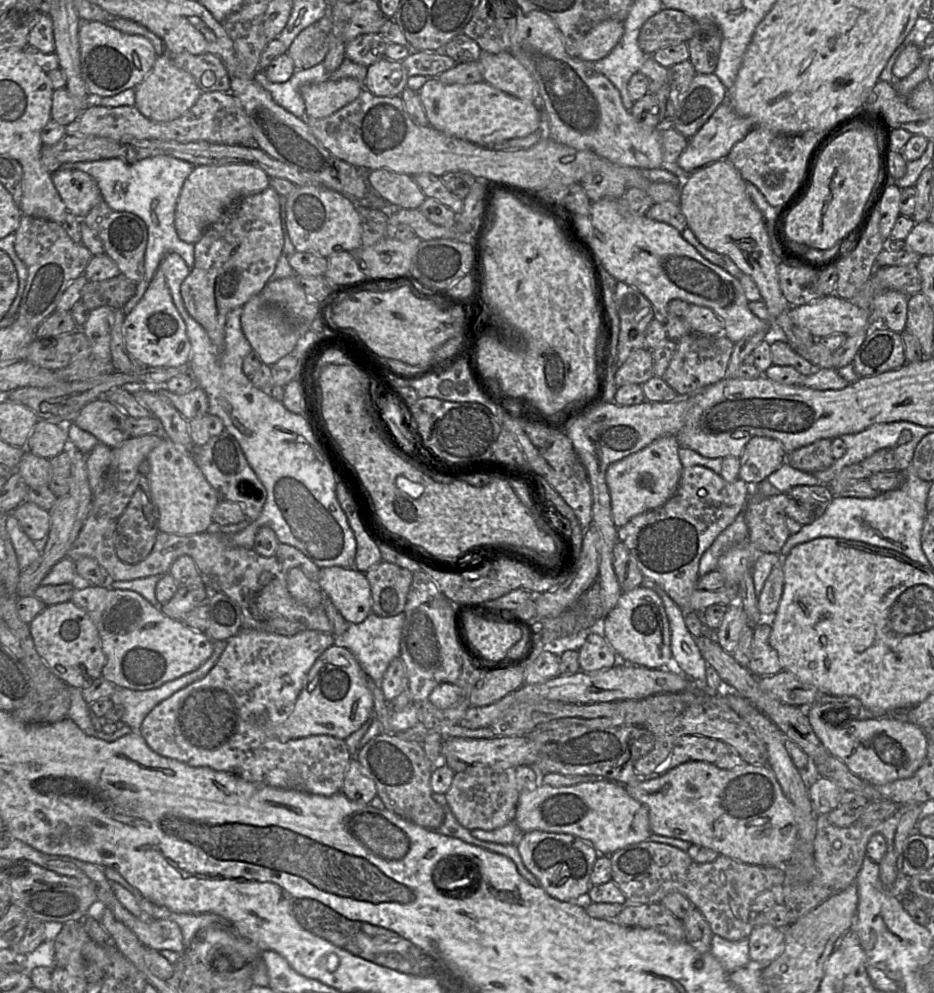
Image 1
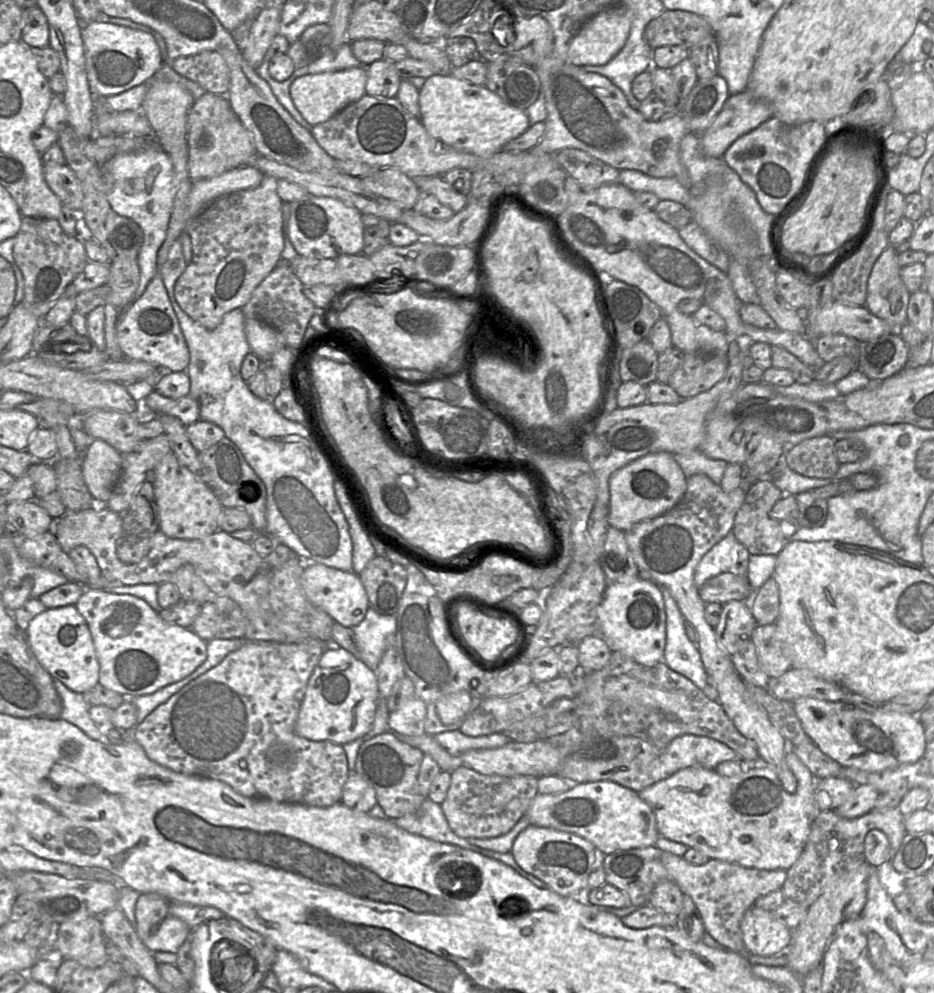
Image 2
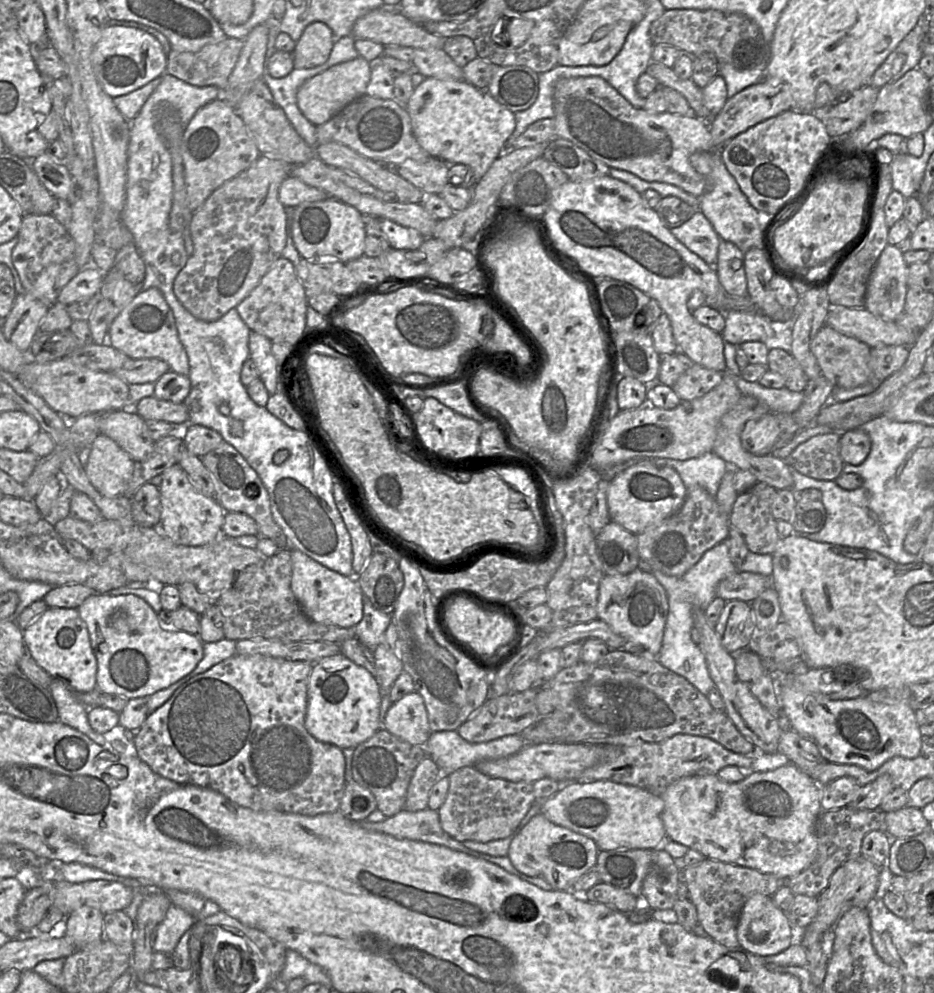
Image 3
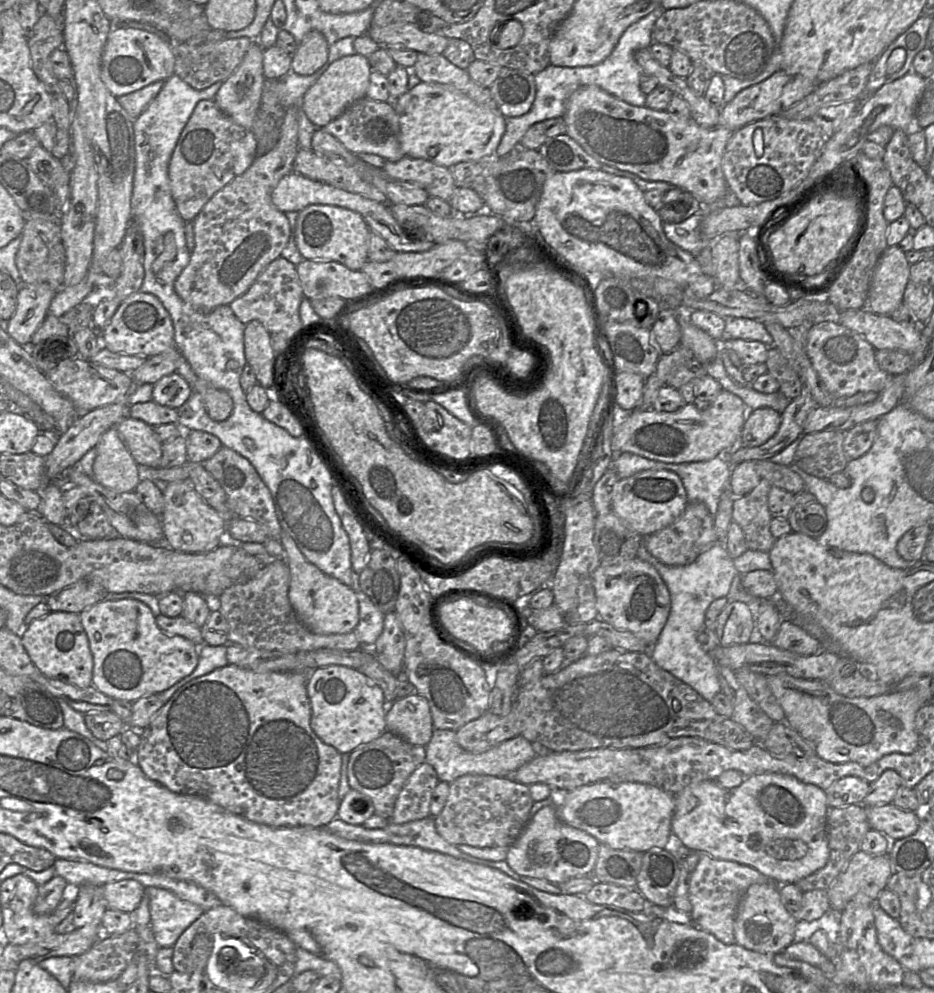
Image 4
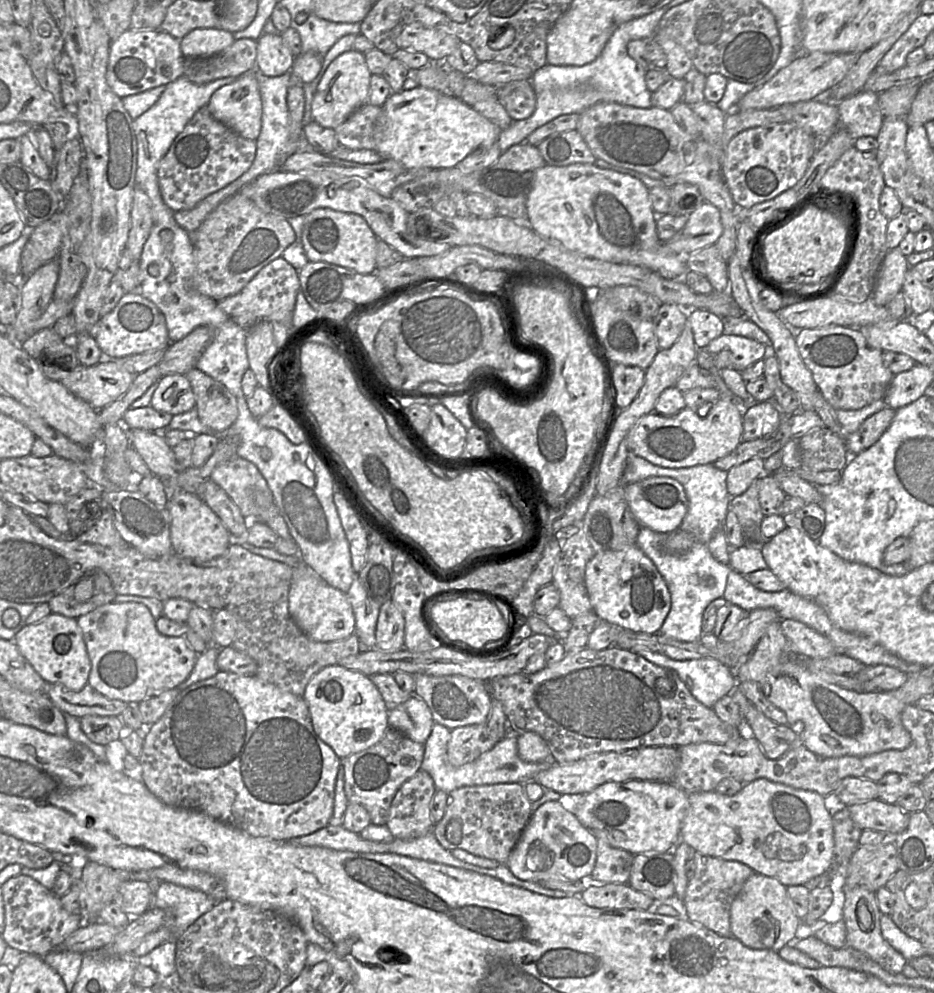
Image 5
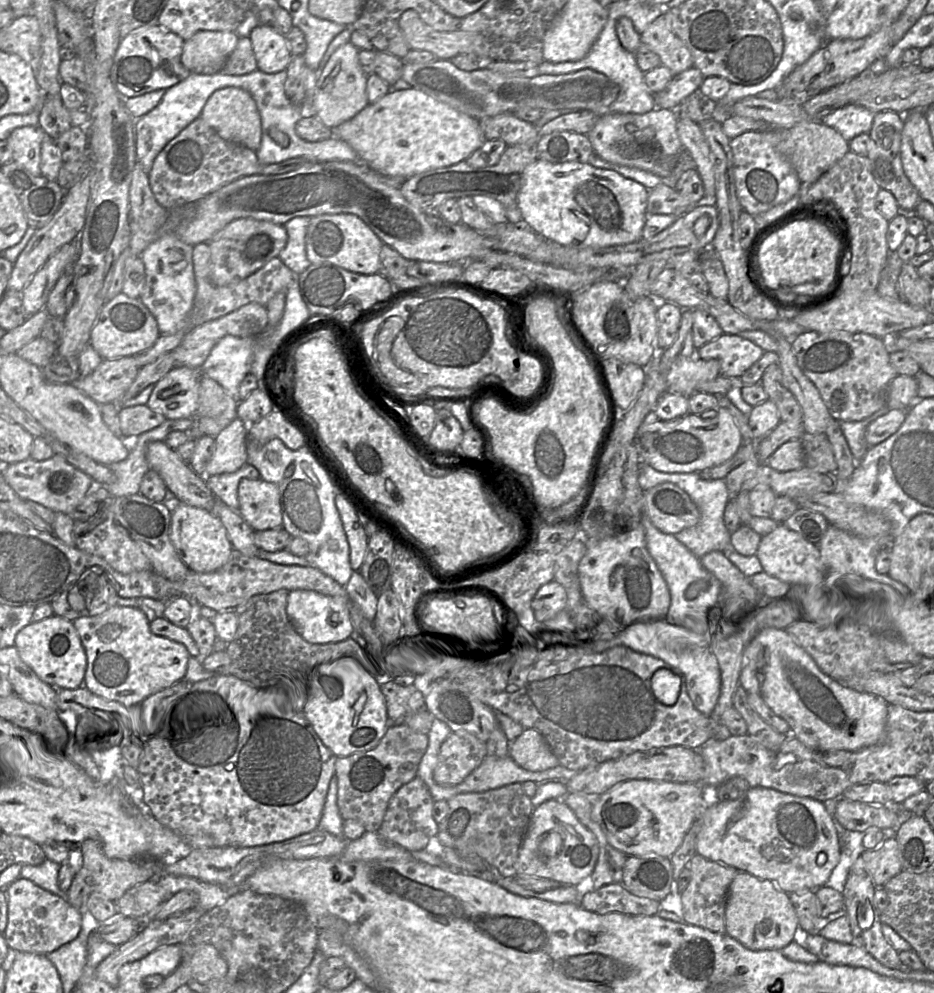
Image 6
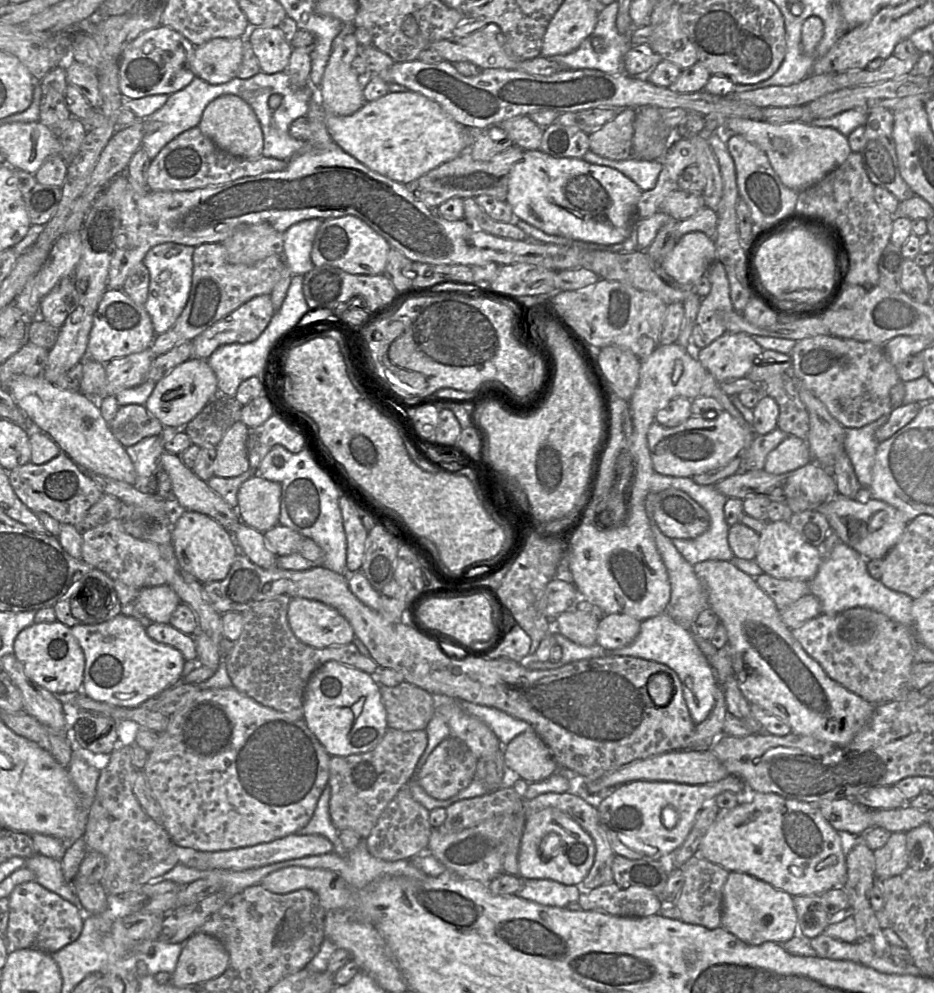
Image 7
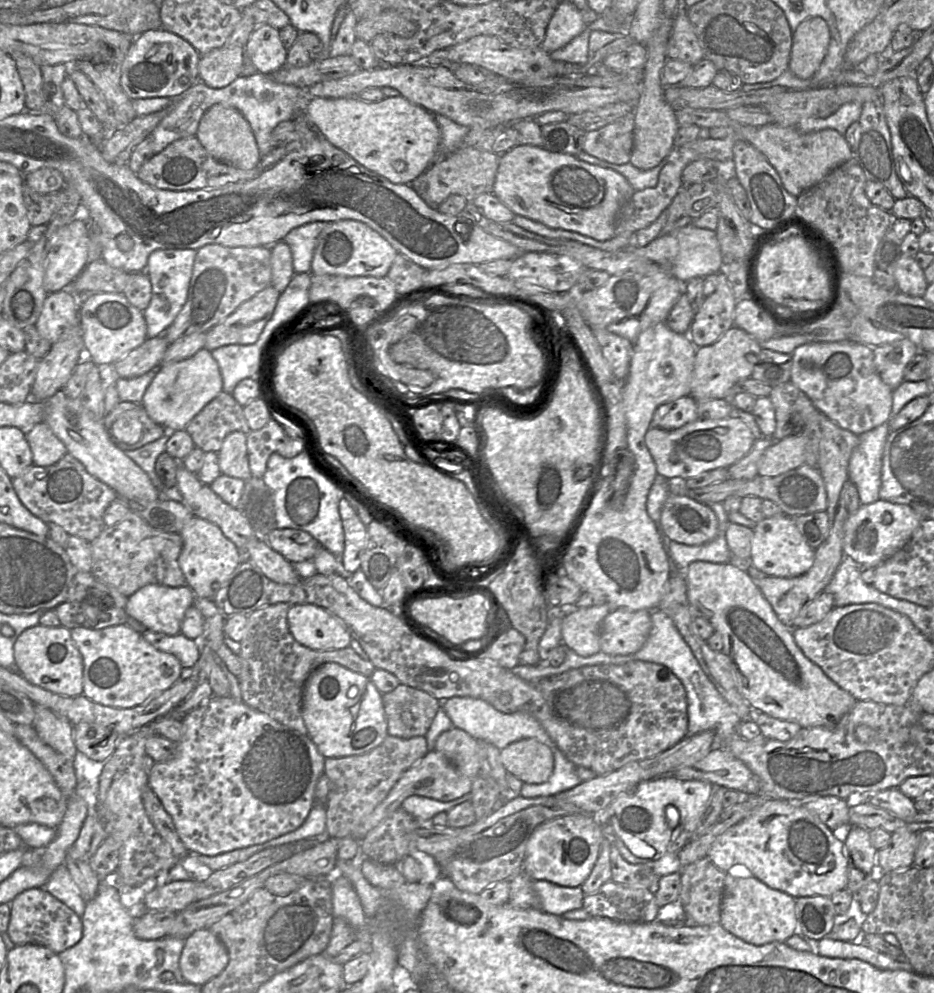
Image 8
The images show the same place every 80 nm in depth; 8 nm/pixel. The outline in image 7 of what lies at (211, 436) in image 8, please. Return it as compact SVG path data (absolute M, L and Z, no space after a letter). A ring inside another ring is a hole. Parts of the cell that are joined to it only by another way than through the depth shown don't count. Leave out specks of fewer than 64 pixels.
M217 395L182 430L192 444L199 447L216 447L226 431L241 421L242 405L235 397Z

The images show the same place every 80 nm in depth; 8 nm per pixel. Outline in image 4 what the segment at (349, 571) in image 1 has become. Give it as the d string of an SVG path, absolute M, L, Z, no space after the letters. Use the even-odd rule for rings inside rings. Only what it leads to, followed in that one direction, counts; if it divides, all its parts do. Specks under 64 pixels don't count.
M283 530L280 542L284 548L284 556L280 559L286 560L290 571L289 600L299 620L317 634L329 635L352 632L359 622L359 606L355 591L311 564L298 549L294 540Z

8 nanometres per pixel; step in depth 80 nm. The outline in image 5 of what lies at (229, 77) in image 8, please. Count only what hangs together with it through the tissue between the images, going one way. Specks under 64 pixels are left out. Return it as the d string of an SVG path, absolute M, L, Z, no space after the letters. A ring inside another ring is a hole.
M196 28L180 40L184 58L210 57L230 47L236 40L233 33L219 28Z

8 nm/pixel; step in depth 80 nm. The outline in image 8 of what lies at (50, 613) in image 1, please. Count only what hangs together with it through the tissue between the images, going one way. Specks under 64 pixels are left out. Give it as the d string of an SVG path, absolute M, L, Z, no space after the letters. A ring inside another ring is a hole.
M40 624L30 627L18 636L13 651L15 670L32 685L61 696L75 697L83 694L83 658L68 628L48 627Z

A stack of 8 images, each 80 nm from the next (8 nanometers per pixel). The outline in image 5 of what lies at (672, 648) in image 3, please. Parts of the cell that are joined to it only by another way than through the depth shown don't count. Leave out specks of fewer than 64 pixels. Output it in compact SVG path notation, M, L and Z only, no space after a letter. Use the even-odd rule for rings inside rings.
M641 526L636 545L654 563L664 578L671 595L670 611L659 631L660 634L682 642L700 642L702 618L706 607L724 595L730 565L718 562L710 553L708 544L697 542L682 555L664 551L664 533ZM639 651L637 654L655 665L674 670L691 694L708 708L731 694L737 685L735 672L713 658L675 660L659 652Z

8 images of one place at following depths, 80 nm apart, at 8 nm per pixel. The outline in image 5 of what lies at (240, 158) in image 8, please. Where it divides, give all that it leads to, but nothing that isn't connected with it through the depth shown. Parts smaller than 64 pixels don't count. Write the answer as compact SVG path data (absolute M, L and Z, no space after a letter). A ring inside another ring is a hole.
M254 70L215 91L207 108L229 129L256 141L261 130L262 102Z

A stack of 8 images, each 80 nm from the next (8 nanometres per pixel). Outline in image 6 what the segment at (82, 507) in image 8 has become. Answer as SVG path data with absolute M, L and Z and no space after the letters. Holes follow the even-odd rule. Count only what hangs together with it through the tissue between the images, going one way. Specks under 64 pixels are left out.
M56 454L44 461L28 458L22 462L1 465L1 469L5 481L20 498L41 504L55 513L61 512L66 515L73 512L88 492L96 486L88 475Z

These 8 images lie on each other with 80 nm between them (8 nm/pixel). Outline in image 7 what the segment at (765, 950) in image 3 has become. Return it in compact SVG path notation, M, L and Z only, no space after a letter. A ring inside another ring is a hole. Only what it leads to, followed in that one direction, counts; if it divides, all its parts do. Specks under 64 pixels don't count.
M731 871L723 886L721 927L735 935L741 941L750 945L760 945L765 942L783 944L794 937L797 931L797 914L793 903L793 896L785 891L757 879L747 873Z

